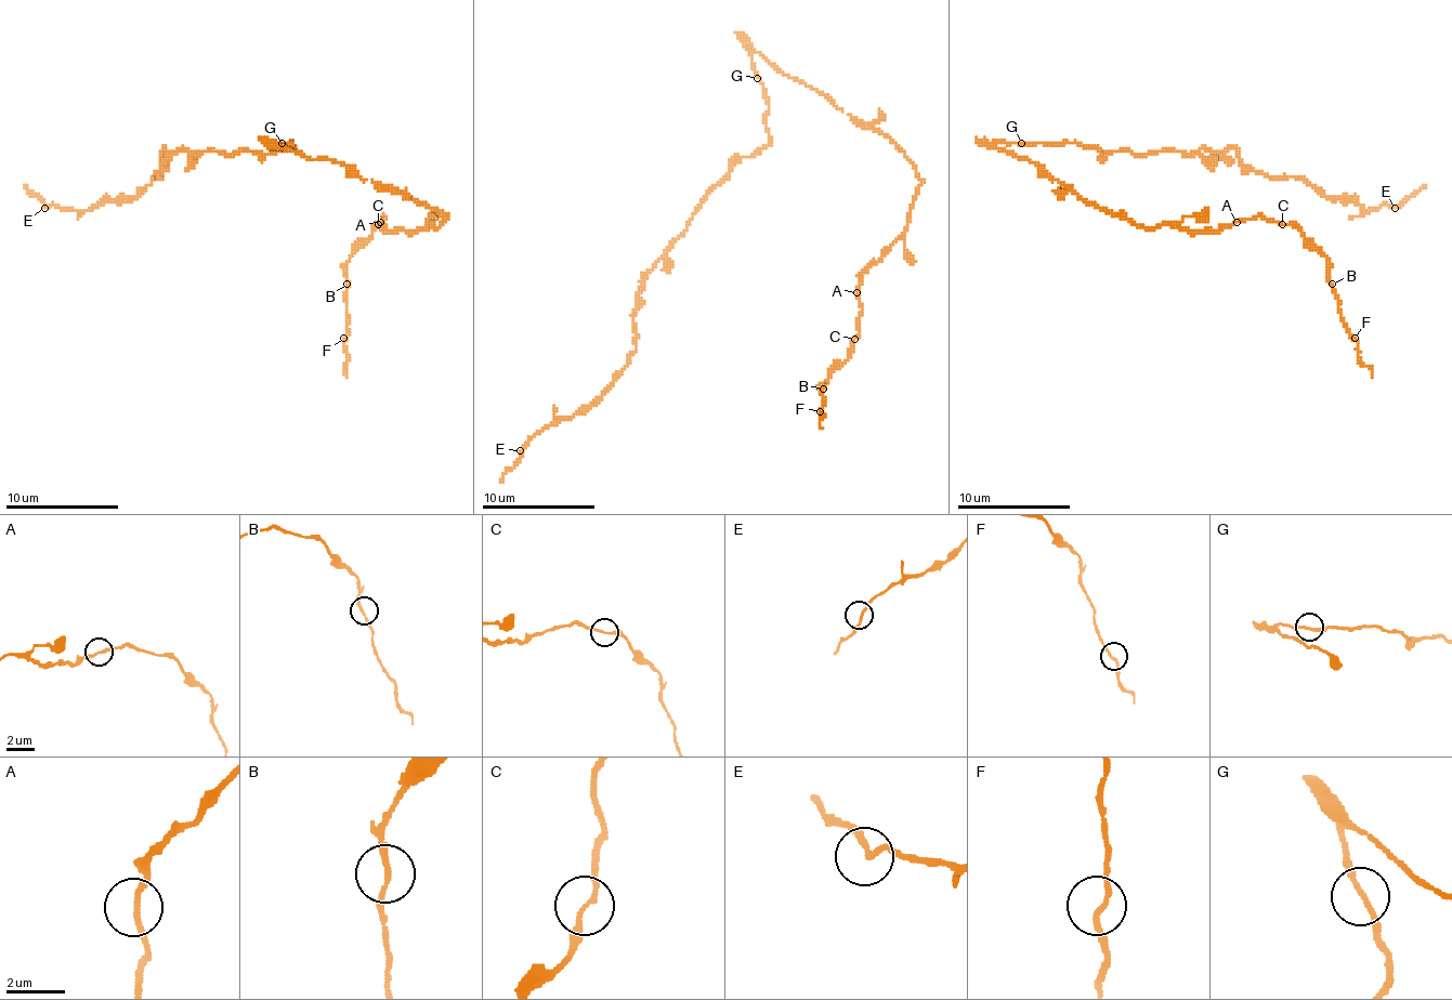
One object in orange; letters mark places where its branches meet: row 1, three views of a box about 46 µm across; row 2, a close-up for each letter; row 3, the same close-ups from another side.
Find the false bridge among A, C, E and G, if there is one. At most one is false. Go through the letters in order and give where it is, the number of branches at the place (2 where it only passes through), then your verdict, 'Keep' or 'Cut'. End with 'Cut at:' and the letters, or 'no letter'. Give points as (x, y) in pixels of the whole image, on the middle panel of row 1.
A: Place: (857, 292). Branches: 2. Keep
C: Place: (854, 339). Branches: 2. Keep
E: Place: (520, 450). Branches: 2. Keep
G: Place: (757, 78). Branches: 2. Keep
Cut at: no letter

